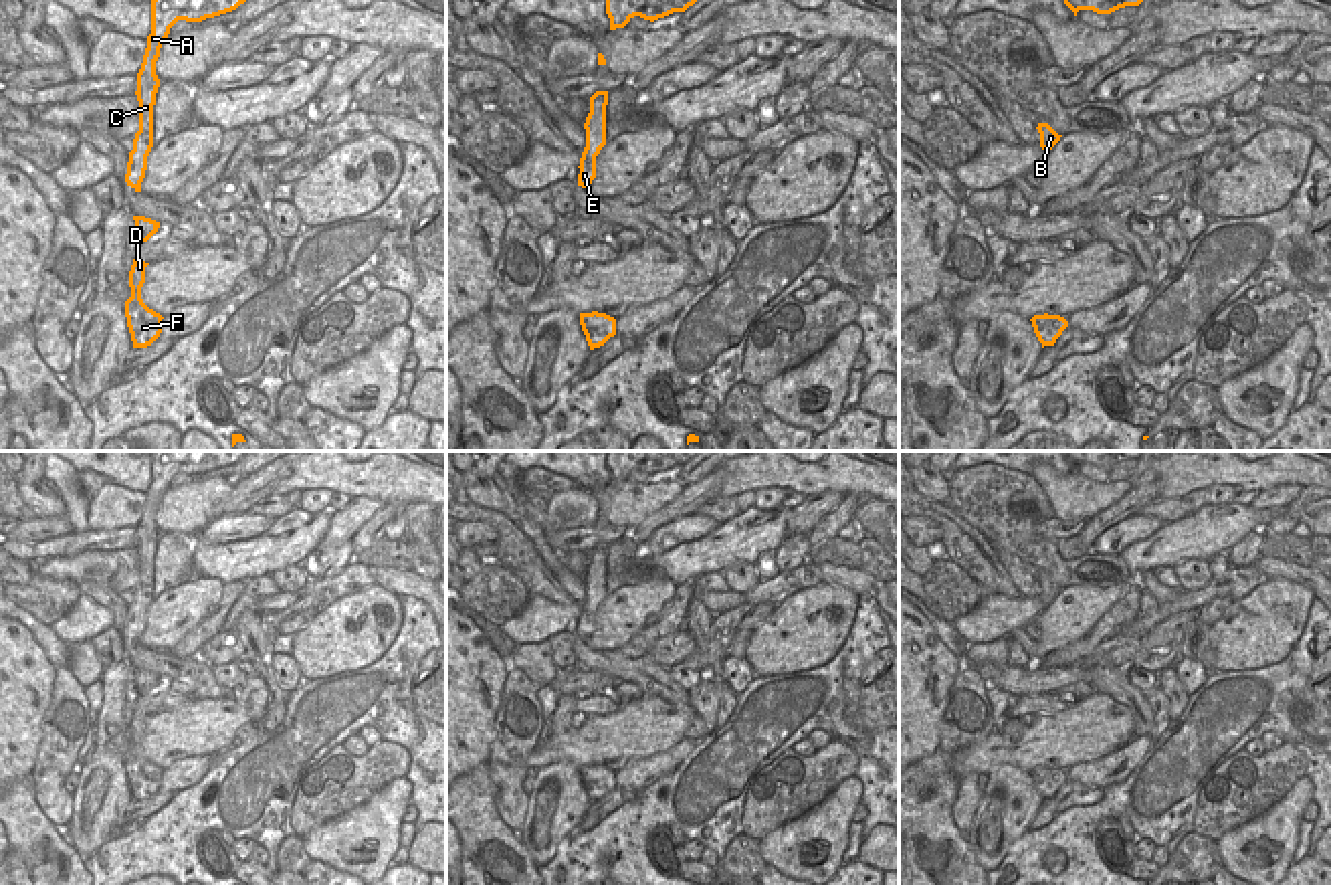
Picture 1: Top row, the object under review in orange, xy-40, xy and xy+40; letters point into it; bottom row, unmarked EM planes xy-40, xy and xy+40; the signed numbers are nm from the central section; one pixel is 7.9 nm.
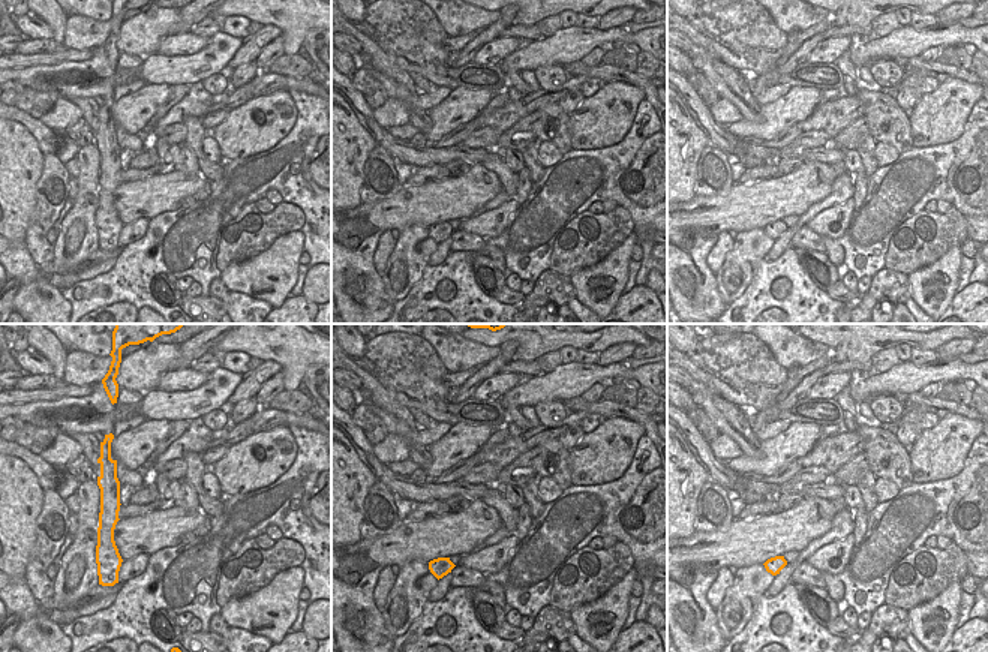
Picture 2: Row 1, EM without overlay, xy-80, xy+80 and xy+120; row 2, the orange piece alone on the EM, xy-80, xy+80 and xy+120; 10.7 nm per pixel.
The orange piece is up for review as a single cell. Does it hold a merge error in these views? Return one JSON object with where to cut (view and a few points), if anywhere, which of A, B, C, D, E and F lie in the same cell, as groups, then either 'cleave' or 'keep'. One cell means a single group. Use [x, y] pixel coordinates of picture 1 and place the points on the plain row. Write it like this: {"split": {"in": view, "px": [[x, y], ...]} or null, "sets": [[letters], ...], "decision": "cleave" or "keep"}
{"split": null, "sets": [["A", "B", "C", "D", "E", "F"]], "decision": "keep"}

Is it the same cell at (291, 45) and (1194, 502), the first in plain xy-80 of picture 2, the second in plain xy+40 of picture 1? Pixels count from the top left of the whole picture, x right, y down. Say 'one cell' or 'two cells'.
two cells

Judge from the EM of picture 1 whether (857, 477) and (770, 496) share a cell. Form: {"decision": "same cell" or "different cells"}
{"decision": "different cells"}

